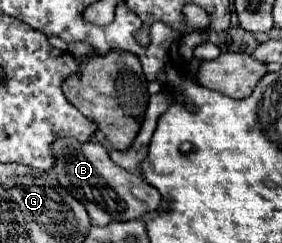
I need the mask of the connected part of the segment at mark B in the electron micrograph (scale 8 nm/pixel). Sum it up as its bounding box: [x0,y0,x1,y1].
[51,138,161,226]

